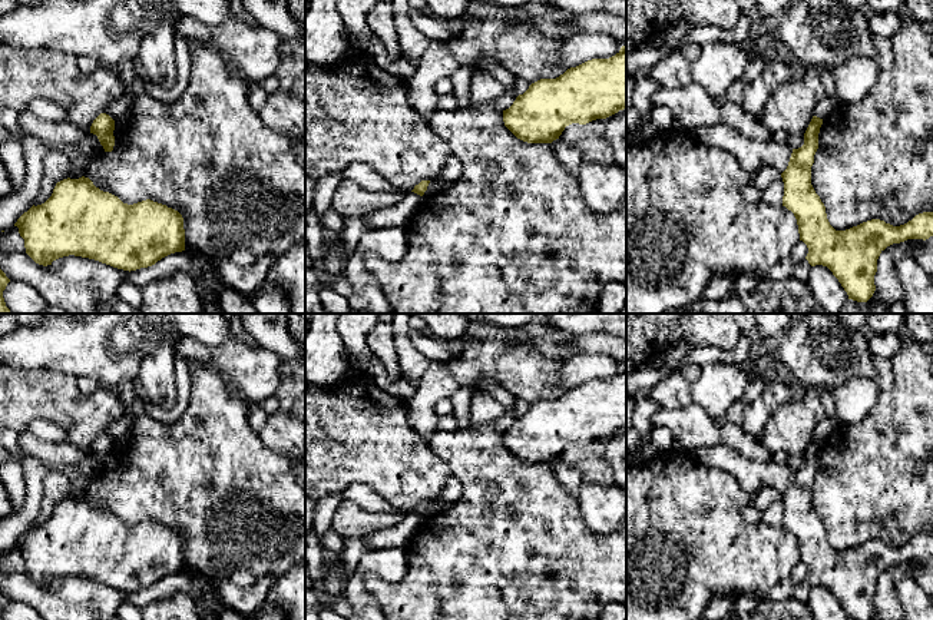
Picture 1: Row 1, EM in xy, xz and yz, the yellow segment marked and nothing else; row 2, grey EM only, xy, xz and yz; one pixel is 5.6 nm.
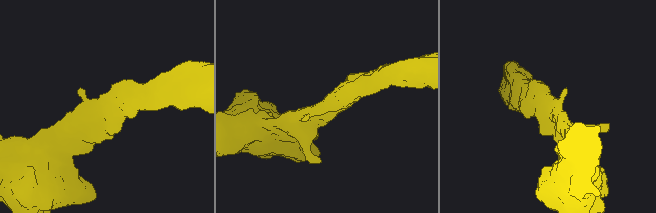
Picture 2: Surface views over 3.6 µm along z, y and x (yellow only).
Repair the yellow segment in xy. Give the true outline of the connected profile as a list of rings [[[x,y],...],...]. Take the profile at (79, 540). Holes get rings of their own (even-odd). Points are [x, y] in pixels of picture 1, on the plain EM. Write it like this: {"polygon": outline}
{"polygon": [[[85,497],[57,503],[52,517],[42,525],[33,525],[14,547],[24,560],[26,574],[43,587],[75,576],[130,593],[185,571],[183,538],[178,531],[150,520],[133,525],[123,524]]]}

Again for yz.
{"polygon": [[[813,437],[804,454],[804,465],[793,470],[788,487],[781,494],[783,527],[797,540],[800,561],[808,568],[808,584],[827,587],[848,620],[870,620],[876,611],[874,596],[880,574],[893,564],[933,557],[933,533],[919,534],[900,547],[871,540],[846,551],[836,551],[811,505],[811,487],[821,445],[823,440]]]}

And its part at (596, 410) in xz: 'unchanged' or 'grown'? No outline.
unchanged

